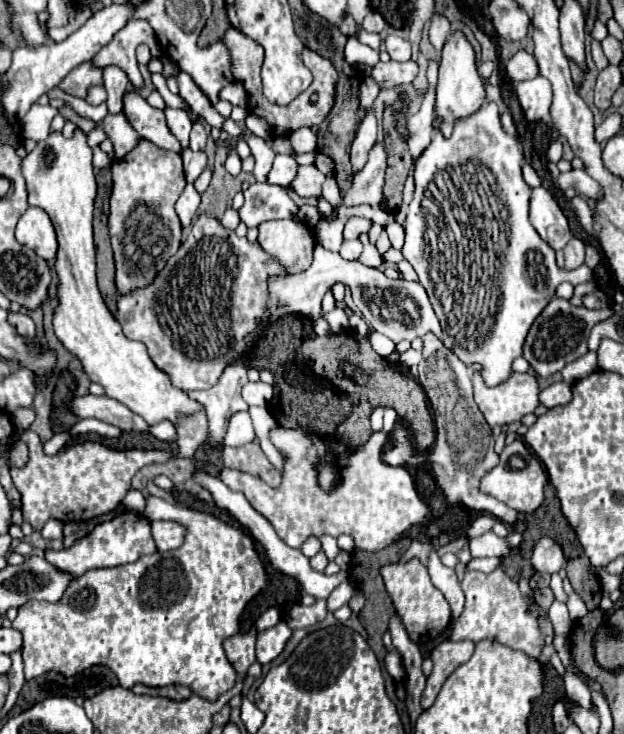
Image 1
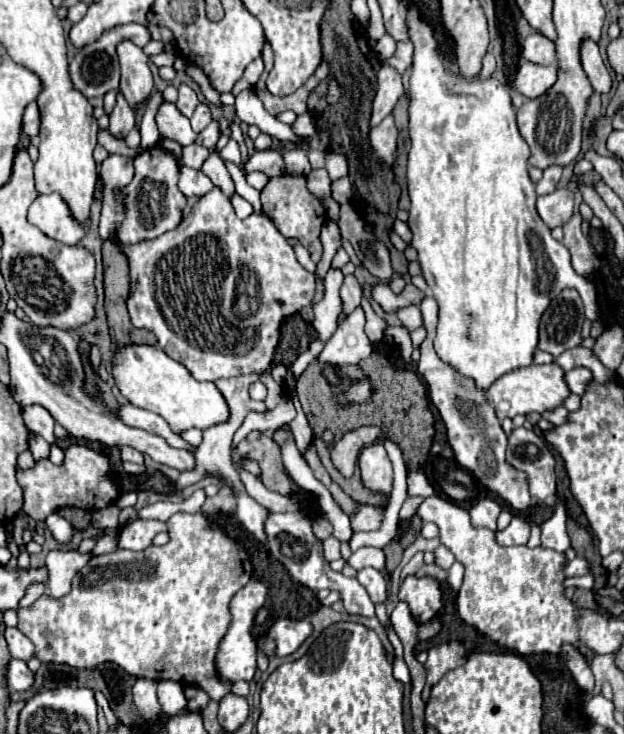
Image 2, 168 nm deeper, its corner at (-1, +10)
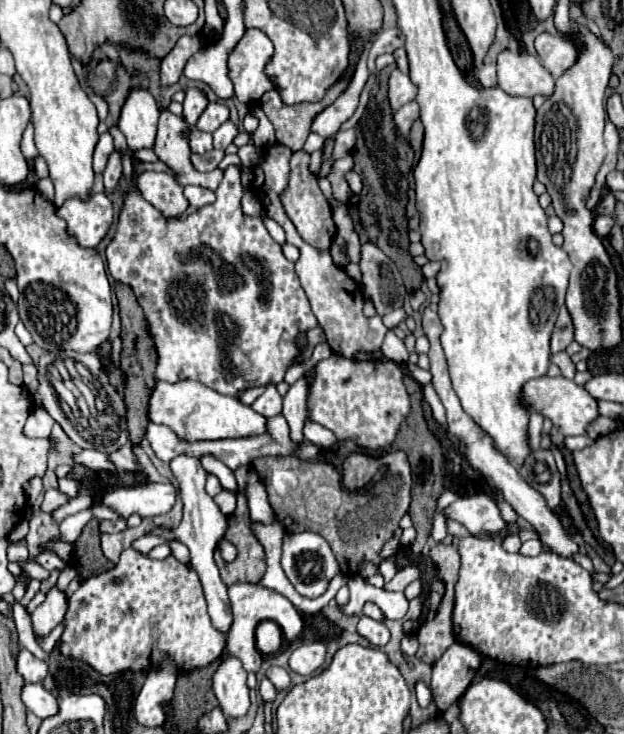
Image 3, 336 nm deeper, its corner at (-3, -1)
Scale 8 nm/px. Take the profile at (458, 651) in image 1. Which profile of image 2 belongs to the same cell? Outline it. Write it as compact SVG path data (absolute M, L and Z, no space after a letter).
M447 642L447 644L439 644L433 646L429 650L429 658L425 662L425 670L427 670L427 684L423 690L423 700L429 700L431 688L453 668L463 666L467 660L467 650L463 644L459 642Z

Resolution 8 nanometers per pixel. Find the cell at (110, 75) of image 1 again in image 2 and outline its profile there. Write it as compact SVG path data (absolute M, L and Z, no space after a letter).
M117 94L117 106L113 108L113 112L109 116L109 132L111 132L111 136L123 140L133 130L133 126L135 126L133 110L125 102L125 98L121 94Z

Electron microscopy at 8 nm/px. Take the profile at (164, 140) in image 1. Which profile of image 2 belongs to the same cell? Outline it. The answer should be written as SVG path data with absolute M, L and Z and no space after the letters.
M165 102L157 112L157 126L161 136L171 138L183 146L193 144L197 140L197 132L193 132L189 118L185 118L181 112L177 112L177 106L171 102Z

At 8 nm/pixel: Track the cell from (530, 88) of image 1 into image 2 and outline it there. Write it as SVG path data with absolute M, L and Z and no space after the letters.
M523 62L515 74L513 88L527 98L537 98L545 94L557 80L557 70L553 66L539 66L533 62Z

